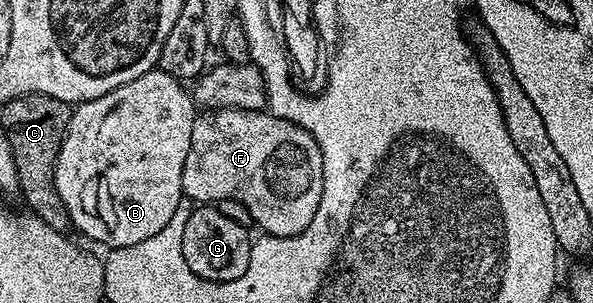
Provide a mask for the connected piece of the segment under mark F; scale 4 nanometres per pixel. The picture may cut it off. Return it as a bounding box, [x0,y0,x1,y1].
[183,109,323,237]

